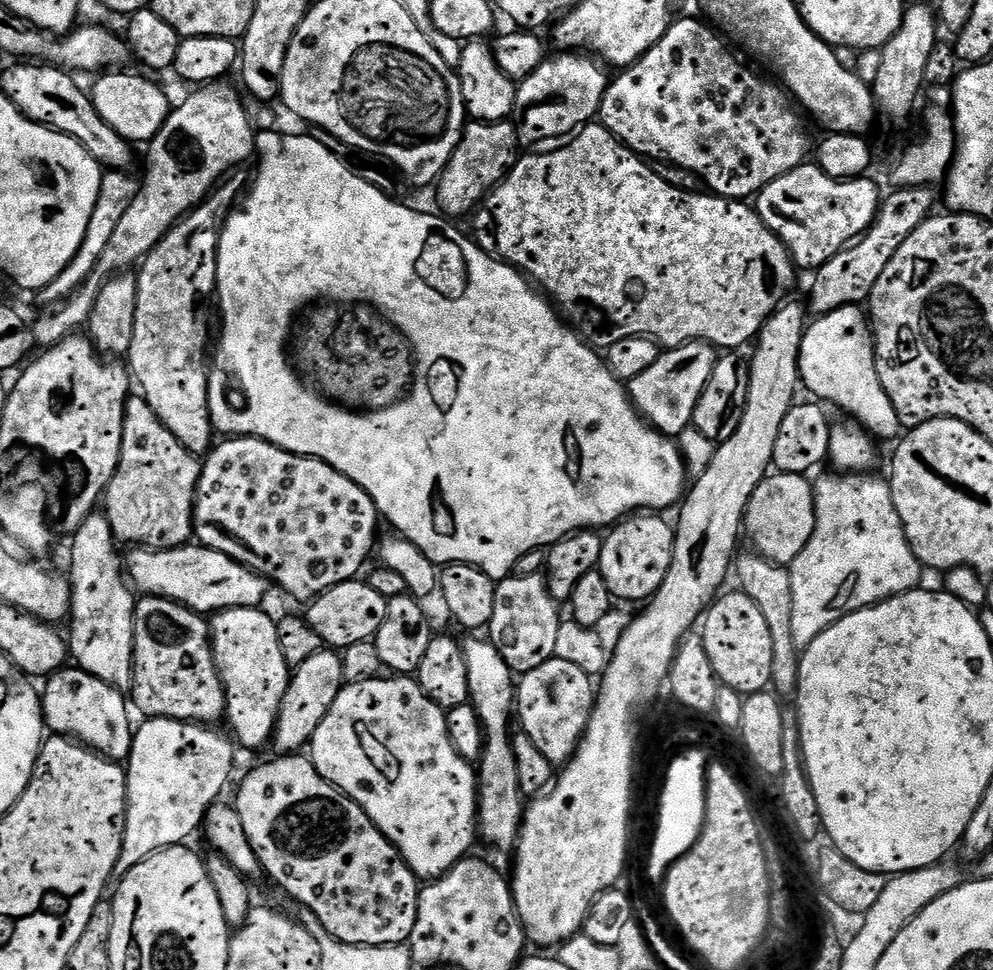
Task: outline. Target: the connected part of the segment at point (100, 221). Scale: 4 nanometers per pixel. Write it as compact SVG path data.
M108 170L101 175L98 202L94 202L94 214L90 214L88 224L84 228L82 246L78 246L78 252L74 254L70 264L62 270L62 274L58 274L58 278L54 278L54 282L50 282L45 288L39 289L41 305L51 306L60 303L67 296L77 292L86 282L86 278L90 278L94 266L98 266L98 258L102 258L102 250L106 250L110 237L114 235L114 229L118 227L118 221L123 218L127 208L130 207L130 202L134 202L134 198L140 192L141 181L137 177L135 180L130 173L128 170Z

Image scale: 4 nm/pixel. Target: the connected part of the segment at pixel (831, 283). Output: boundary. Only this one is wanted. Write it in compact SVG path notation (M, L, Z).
M931 187L899 188L883 197L876 221L859 240L843 248L834 258L830 258L820 268L815 269L812 280L812 293L806 299L807 307L813 317L825 316L842 306L860 306L867 301L874 290L874 282L886 270L886 262L894 258L898 246L914 234L914 230L929 216L933 215L936 204L935 191Z

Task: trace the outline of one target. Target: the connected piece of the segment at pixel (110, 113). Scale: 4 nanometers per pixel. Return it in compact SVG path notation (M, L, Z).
M112 70L101 75L99 77L101 80L90 88L92 101L98 114L102 114L104 121L114 130L118 130L118 134L122 134L124 140L151 142L158 134L158 130L162 130L162 126L168 121L170 111L168 96L154 81L124 71L128 70Z

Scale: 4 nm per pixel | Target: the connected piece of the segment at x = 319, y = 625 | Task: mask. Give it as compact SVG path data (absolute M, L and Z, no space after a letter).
M363 579L347 580L319 593L307 605L309 608L308 612L306 611L306 619L314 634L318 634L321 645L332 650L345 650L355 643L366 643L376 637L382 622L386 622L388 601L388 598L378 594L378 590Z

